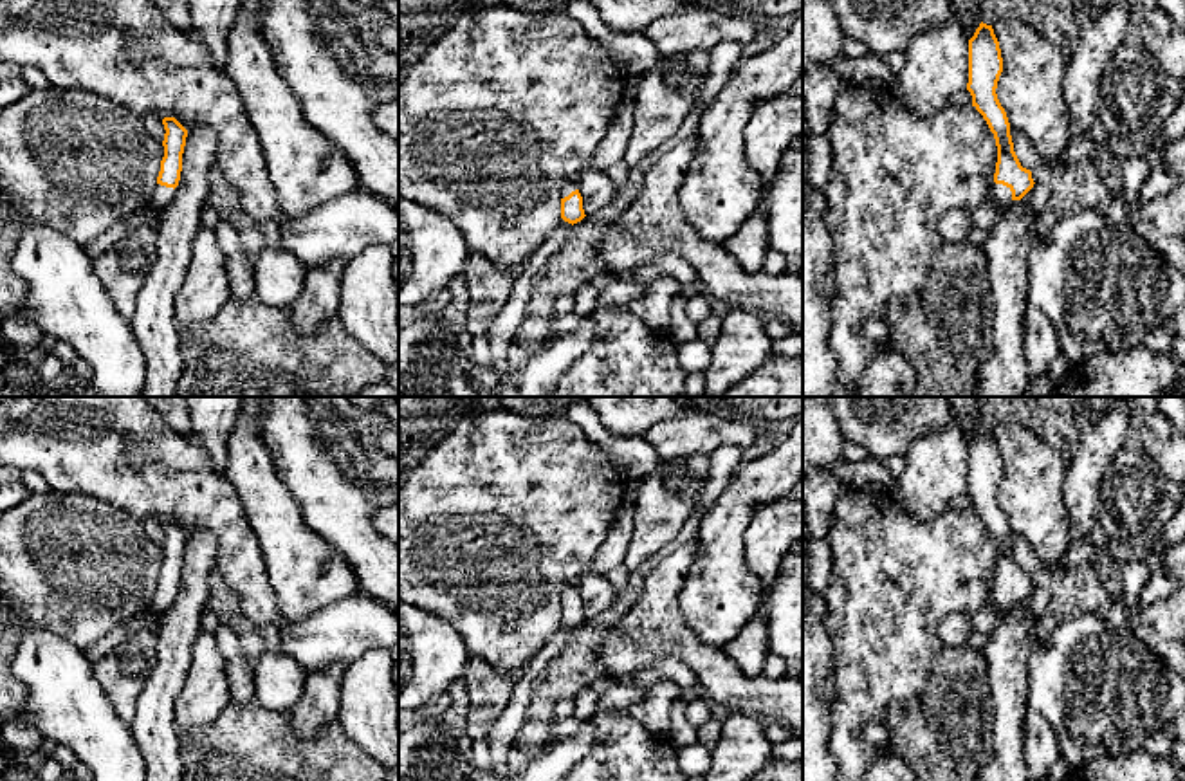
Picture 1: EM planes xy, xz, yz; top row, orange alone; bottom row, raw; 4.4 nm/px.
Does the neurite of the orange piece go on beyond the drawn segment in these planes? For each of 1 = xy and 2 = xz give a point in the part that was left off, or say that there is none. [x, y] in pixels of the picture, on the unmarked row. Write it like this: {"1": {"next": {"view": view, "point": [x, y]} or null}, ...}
{"1": {"next": {"view": "xy", "point": [161, 599]}}, "2": {"next": {"view": "xz", "point": [570, 590]}}}

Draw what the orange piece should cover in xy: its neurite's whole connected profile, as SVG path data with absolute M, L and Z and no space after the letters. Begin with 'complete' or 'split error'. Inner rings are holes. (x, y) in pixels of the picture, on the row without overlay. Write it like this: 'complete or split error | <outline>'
split error | M164 521L164 561L161 565L161 575L157 581L157 592L150 602L150 608L159 615L170 606L175 597L175 592L180 584L182 575L182 557L186 550L188 534L175 523Z

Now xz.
split error | M574 586L561 593L561 622L568 628L577 628L584 622L583 601Z

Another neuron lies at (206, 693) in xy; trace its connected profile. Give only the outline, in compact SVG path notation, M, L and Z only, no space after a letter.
M200 631L191 649L191 667L175 703L175 730L180 745L193 729L220 716L229 705L225 660L216 646L215 633Z

